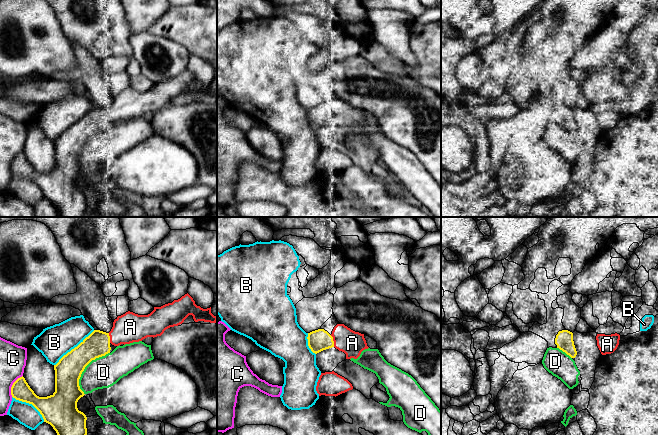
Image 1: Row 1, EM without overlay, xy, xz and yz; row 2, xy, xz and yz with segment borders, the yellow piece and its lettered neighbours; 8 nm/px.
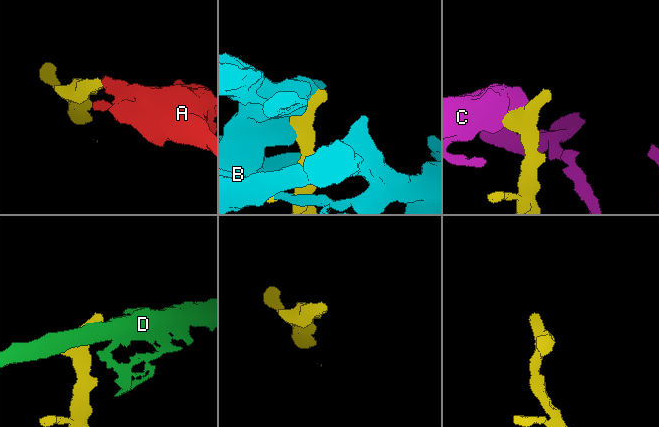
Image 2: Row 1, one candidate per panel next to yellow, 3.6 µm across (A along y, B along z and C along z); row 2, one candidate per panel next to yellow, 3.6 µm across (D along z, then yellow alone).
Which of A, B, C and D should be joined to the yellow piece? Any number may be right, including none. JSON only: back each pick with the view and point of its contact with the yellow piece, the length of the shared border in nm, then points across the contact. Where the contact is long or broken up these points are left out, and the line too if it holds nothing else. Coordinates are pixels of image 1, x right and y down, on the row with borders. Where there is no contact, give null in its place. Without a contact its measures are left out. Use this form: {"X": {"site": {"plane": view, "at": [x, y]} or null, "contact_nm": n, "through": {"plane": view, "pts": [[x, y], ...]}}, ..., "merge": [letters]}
{"A": {"site": {"plane": "xz", "at": [333, 341]}, "contact_nm": 100}, "merge": ["A"]}

